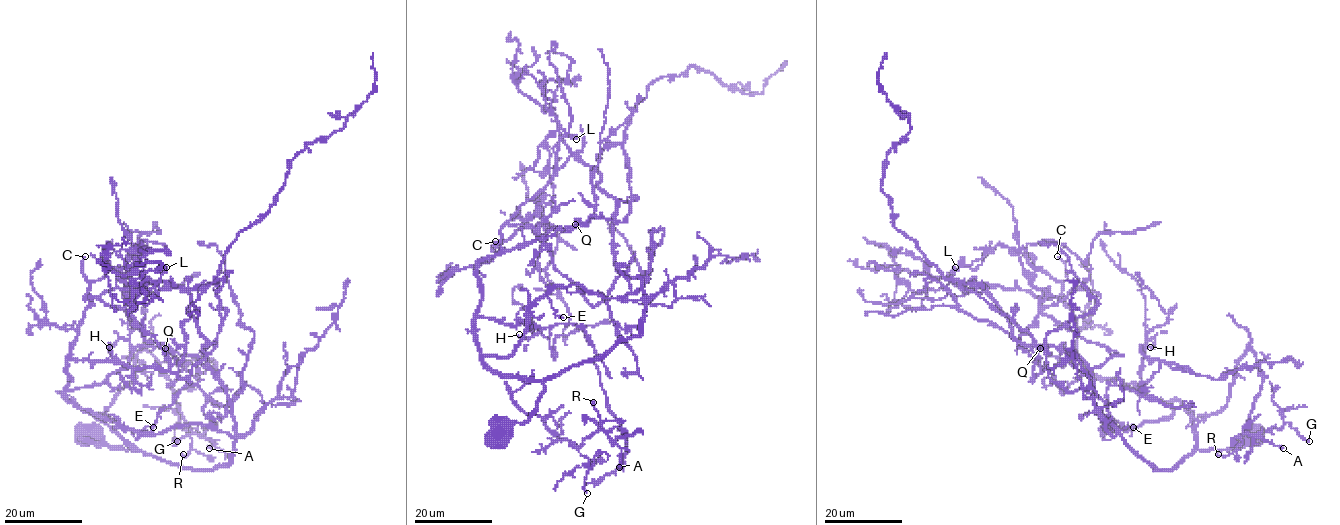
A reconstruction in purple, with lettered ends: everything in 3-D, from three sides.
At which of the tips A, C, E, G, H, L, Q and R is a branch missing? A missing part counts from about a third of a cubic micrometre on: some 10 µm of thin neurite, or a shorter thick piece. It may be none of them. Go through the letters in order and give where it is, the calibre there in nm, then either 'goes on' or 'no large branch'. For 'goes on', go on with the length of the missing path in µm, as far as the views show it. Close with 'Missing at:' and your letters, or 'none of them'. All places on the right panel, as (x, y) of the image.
A: (1283, 448) | 440 nm | no large branch
C: (1057, 256) | 280 nm | goes on | 20 µm
E: (1133, 427) | 170 nm | no large branch
G: (1309, 441) | 180 nm | no large branch
H: (1150, 347) | 260 nm | no large branch
L: (955, 267) | 380 nm | no large branch
Q: (1040, 348) | 240 nm | no large branch
R: (1218, 454) | 190 nm | no large branch
Missing at: C

